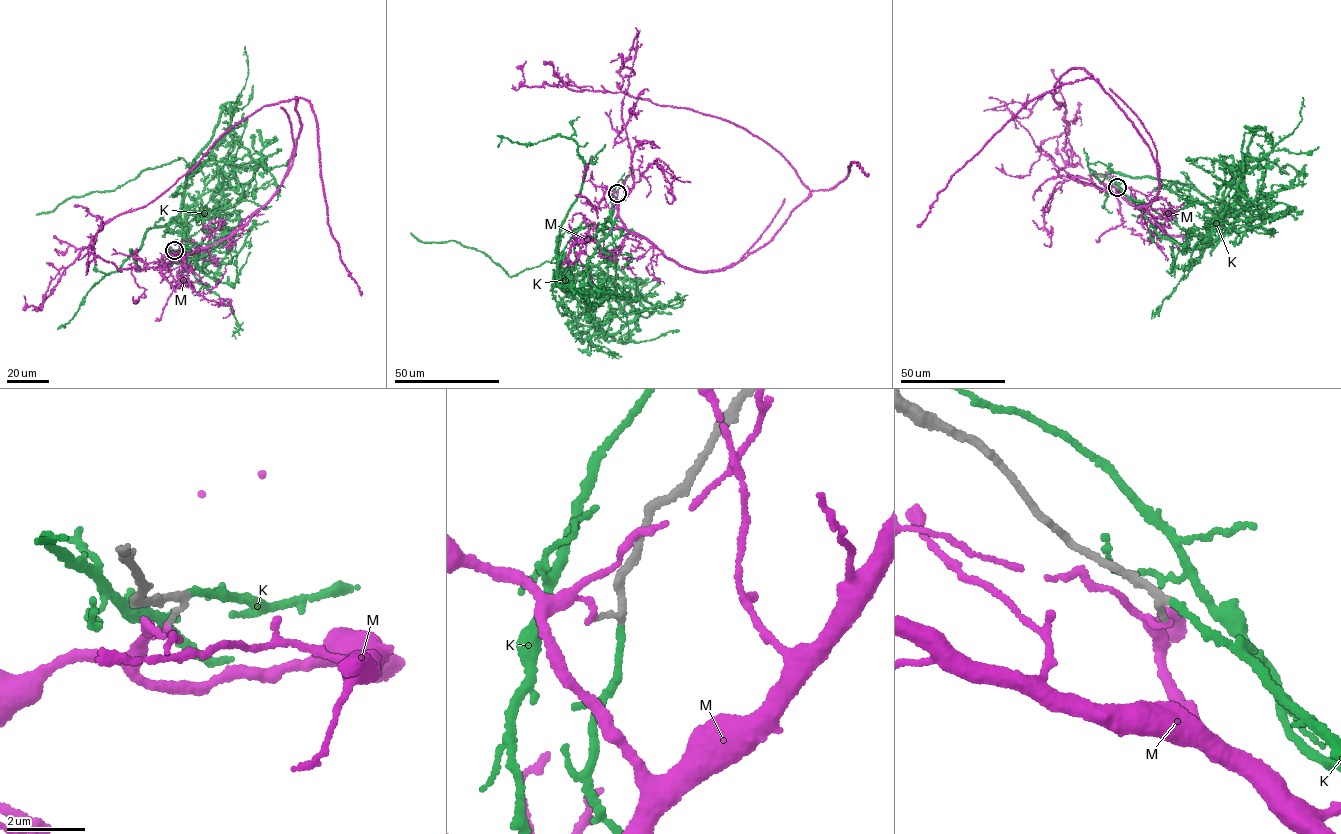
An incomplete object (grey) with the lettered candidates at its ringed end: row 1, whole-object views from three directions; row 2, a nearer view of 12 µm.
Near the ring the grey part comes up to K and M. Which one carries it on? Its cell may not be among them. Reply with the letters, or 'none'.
K

